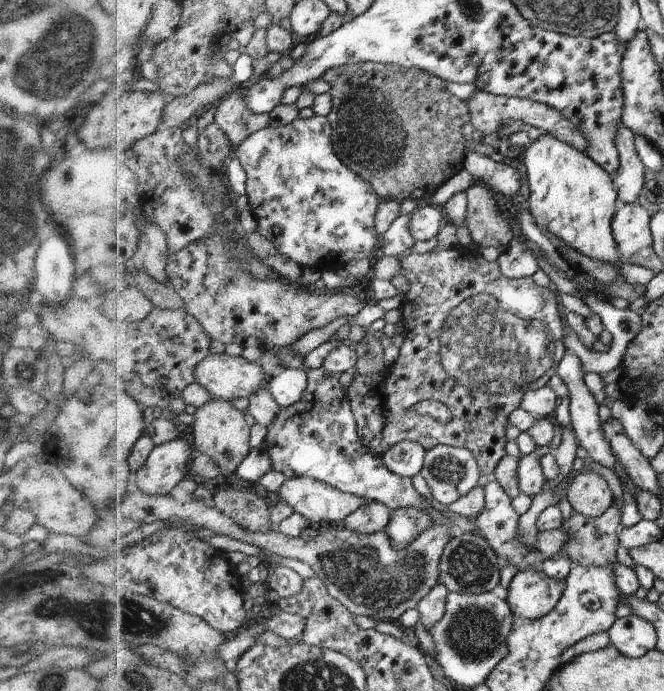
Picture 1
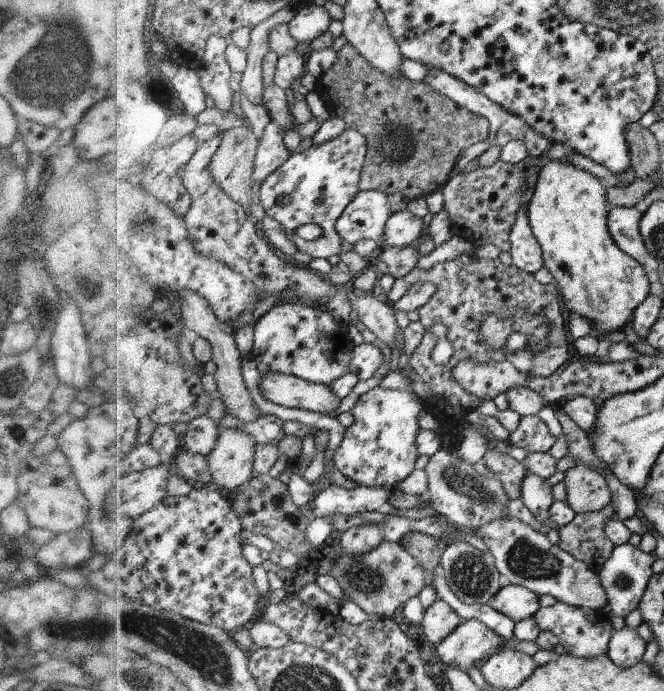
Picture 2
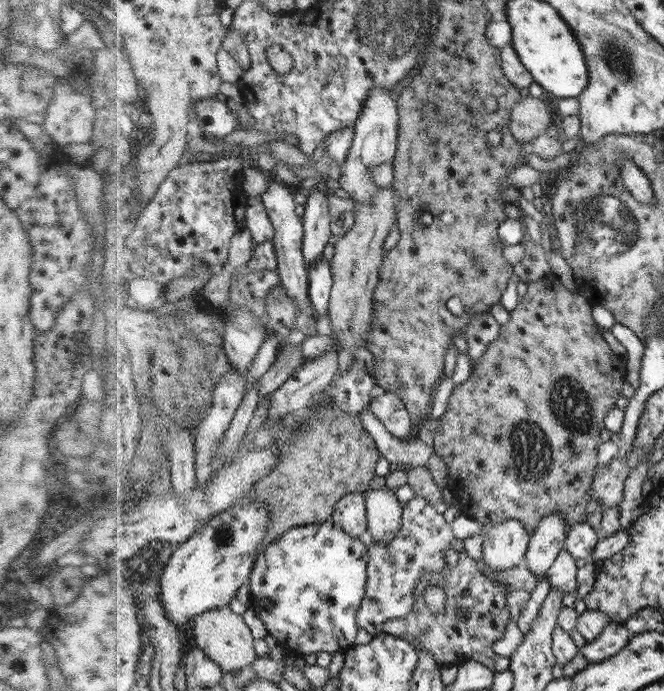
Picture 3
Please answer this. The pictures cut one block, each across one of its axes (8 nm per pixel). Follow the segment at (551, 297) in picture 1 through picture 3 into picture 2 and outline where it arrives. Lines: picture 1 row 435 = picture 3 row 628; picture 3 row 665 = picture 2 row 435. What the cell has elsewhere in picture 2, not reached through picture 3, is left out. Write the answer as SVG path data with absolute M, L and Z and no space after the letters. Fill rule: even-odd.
M456 258L450 262L436 264L430 270L420 270L415 267L403 280L410 285L430 282L437 289L428 302L418 309L419 321L426 329L426 334L411 355L410 366L431 389L431 398L424 402L427 412L430 412L434 418L440 416L440 410L444 412L445 418L434 430L442 437L455 431L458 438L460 425L464 422L466 412L476 410L482 401L463 390L455 381L453 370L460 362L469 359L486 365L493 361L505 360L510 362L520 373L528 372L528 366L530 366L530 376L548 377L554 375L554 372L562 364L568 362L568 342L564 340L566 332L564 332L564 318L560 312L560 294L558 294L554 282L543 285L534 277L534 274L519 270L515 265L504 266L499 259L483 261L477 258L474 258L469 264L463 264ZM435 324L448 327L447 338L454 349L450 362L442 366L435 364L431 359L431 353L438 342L436 336L429 329Z

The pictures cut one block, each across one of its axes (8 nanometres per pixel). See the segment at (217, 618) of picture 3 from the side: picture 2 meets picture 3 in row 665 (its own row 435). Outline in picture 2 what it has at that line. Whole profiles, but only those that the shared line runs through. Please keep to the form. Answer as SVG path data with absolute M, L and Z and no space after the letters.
M222 430L216 449L208 456L214 487L223 492L241 490L253 480L258 441L247 431Z

